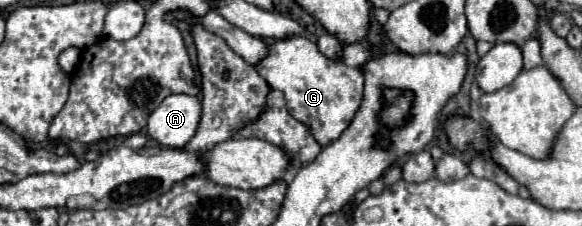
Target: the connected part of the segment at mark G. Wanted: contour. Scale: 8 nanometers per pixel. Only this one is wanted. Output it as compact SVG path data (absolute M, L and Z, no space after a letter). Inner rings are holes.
M292 35L276 41L268 47L266 57L256 63L256 71L270 83L270 87L284 93L290 113L310 127L312 135L322 147L340 137L360 107L364 83L362 71L348 67L342 61L326 59L312 39Z

